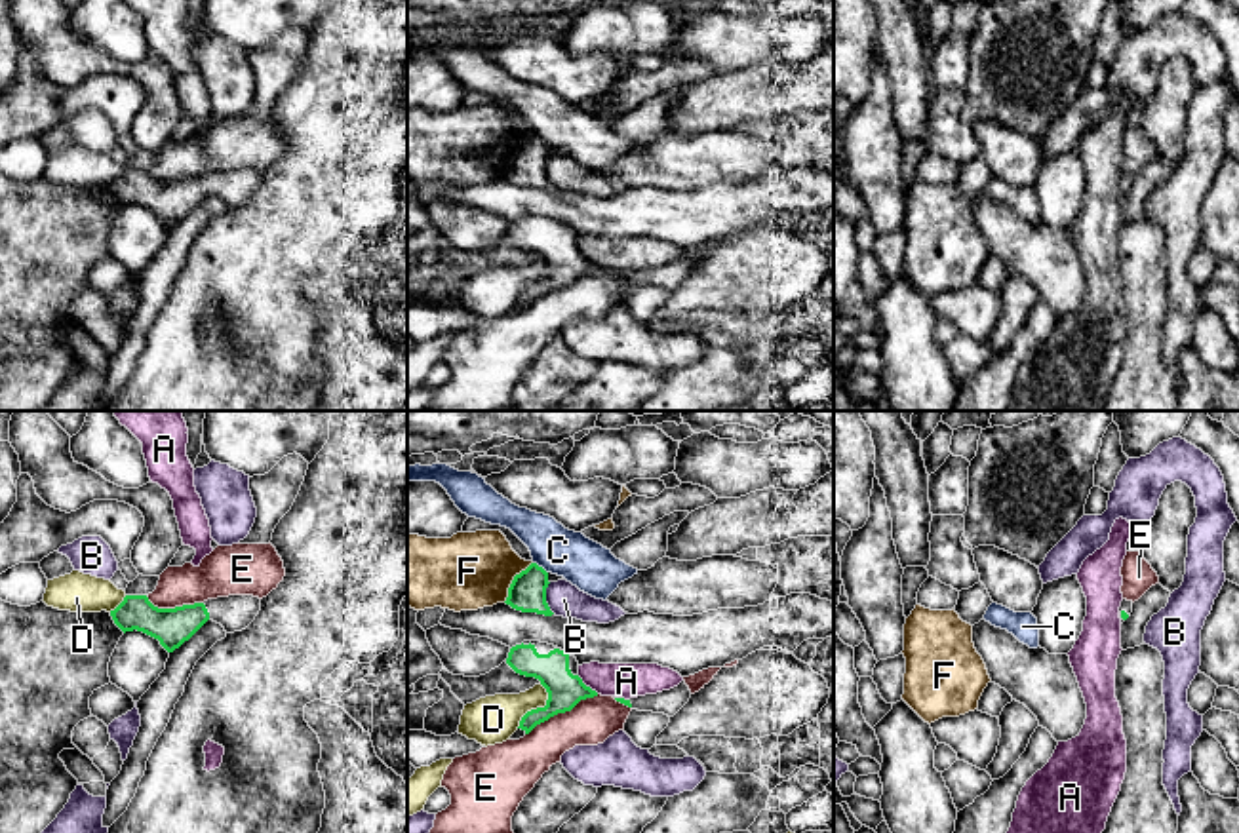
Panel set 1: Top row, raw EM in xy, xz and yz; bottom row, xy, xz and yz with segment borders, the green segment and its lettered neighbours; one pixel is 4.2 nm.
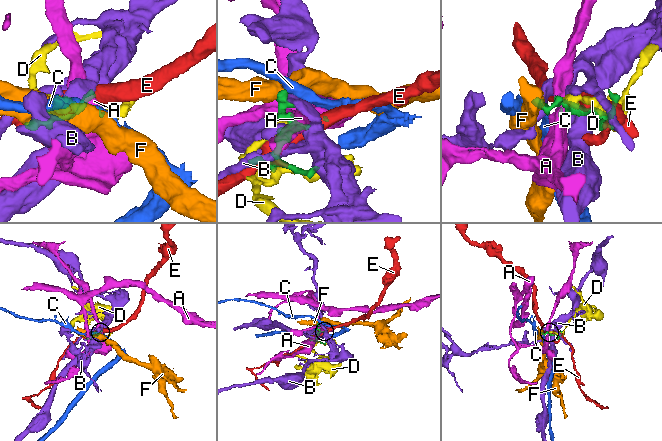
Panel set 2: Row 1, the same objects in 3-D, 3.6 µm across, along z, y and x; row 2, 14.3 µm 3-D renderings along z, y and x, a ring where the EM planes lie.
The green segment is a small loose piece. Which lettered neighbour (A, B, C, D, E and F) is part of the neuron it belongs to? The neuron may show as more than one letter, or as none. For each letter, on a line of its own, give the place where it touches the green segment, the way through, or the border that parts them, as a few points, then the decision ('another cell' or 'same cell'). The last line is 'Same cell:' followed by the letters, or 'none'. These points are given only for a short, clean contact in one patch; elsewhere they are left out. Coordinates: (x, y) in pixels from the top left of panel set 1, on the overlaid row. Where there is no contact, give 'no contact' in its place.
A: xz (589, 687) | another cell
B: xz (545, 598) | another cell
C: xz (541, 567) | along xz (533, 561), (547, 573) | another cell
D: xz (539, 708) | another cell
E: xz (562, 712) | another cell
F: xz (512, 581) | along xz (531, 561), (514, 577), (503, 601) | another cell
Same cell: none

